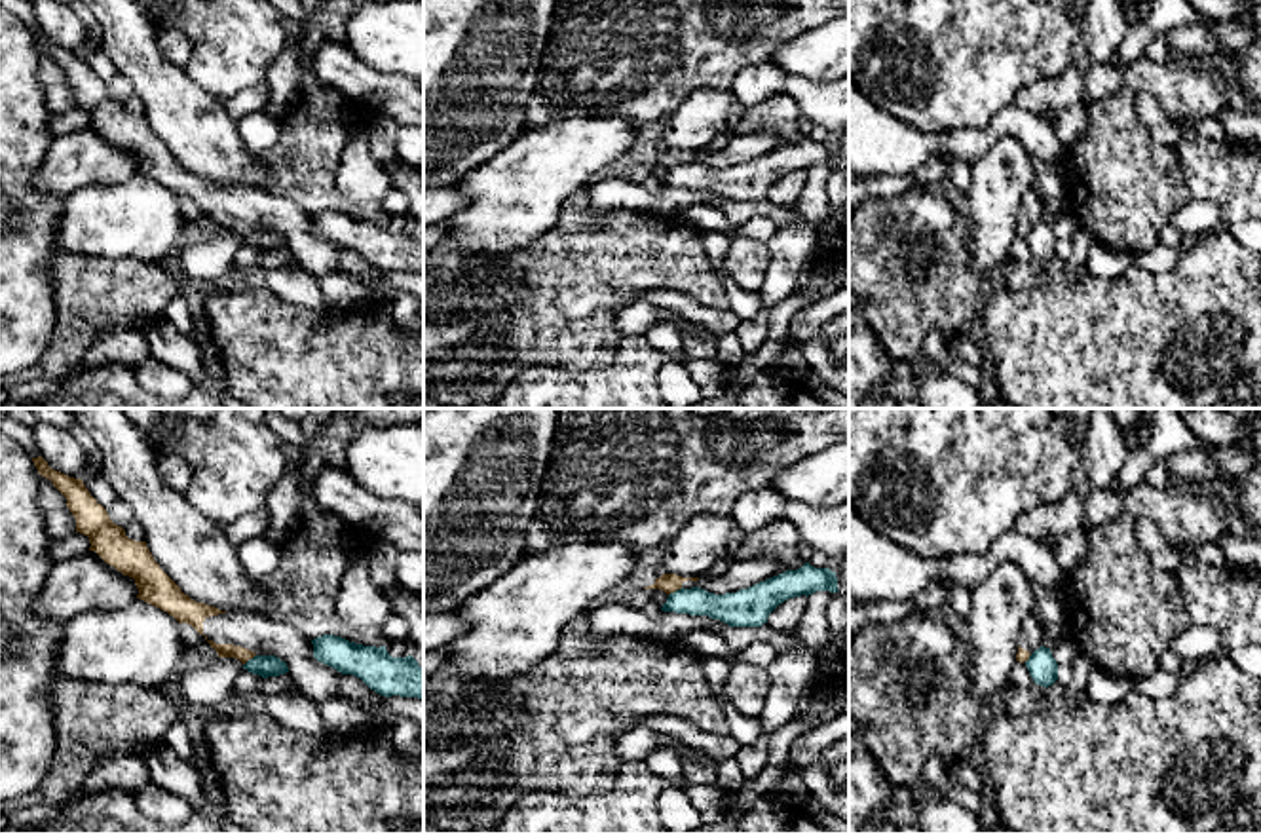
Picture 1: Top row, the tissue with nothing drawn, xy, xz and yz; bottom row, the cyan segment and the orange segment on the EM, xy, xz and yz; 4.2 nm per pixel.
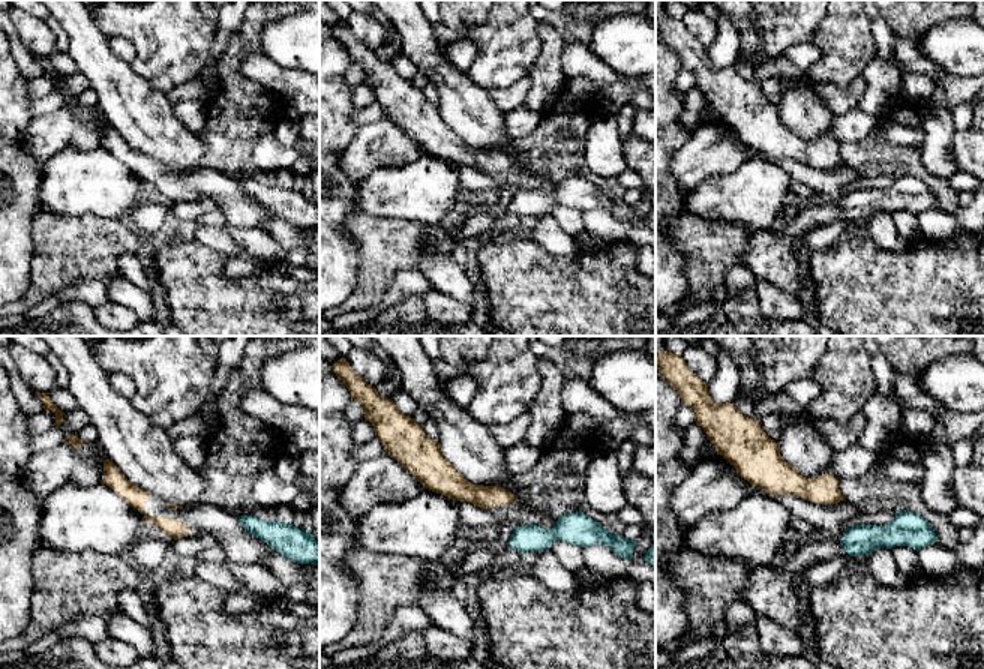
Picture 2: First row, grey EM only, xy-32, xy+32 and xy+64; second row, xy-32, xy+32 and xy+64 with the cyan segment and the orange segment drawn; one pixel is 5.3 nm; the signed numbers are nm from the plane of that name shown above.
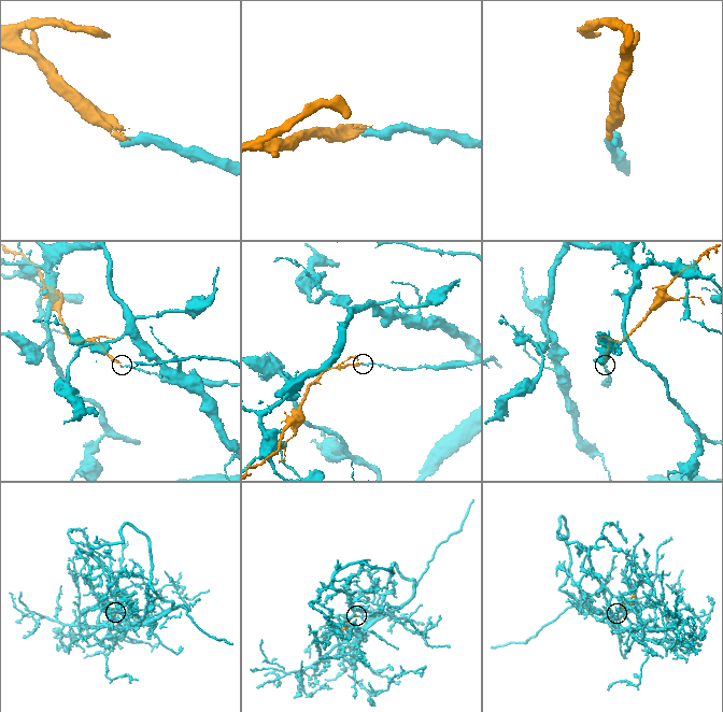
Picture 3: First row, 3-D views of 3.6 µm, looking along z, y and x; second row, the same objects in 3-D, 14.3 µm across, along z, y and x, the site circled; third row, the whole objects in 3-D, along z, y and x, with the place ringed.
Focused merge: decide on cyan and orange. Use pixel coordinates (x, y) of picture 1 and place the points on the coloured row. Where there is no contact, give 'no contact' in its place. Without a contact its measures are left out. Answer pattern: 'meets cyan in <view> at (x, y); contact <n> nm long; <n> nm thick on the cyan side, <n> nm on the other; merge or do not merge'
meets cyan in xz at (675, 591); contact 70 nm long; 130 nm thick on the cyan side, 80 nm on the other; do not merge

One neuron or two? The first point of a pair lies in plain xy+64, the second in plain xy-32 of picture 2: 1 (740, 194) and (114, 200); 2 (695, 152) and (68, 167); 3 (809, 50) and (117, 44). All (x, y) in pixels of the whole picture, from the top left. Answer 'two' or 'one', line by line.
1: one
2: two
3: one

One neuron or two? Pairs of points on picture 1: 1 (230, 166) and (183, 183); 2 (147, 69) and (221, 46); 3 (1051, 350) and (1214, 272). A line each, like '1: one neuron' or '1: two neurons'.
1: two neurons
2: two neurons
3: one neuron

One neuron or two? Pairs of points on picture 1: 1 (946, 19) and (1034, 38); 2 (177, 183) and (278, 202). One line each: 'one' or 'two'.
1: one
2: one

